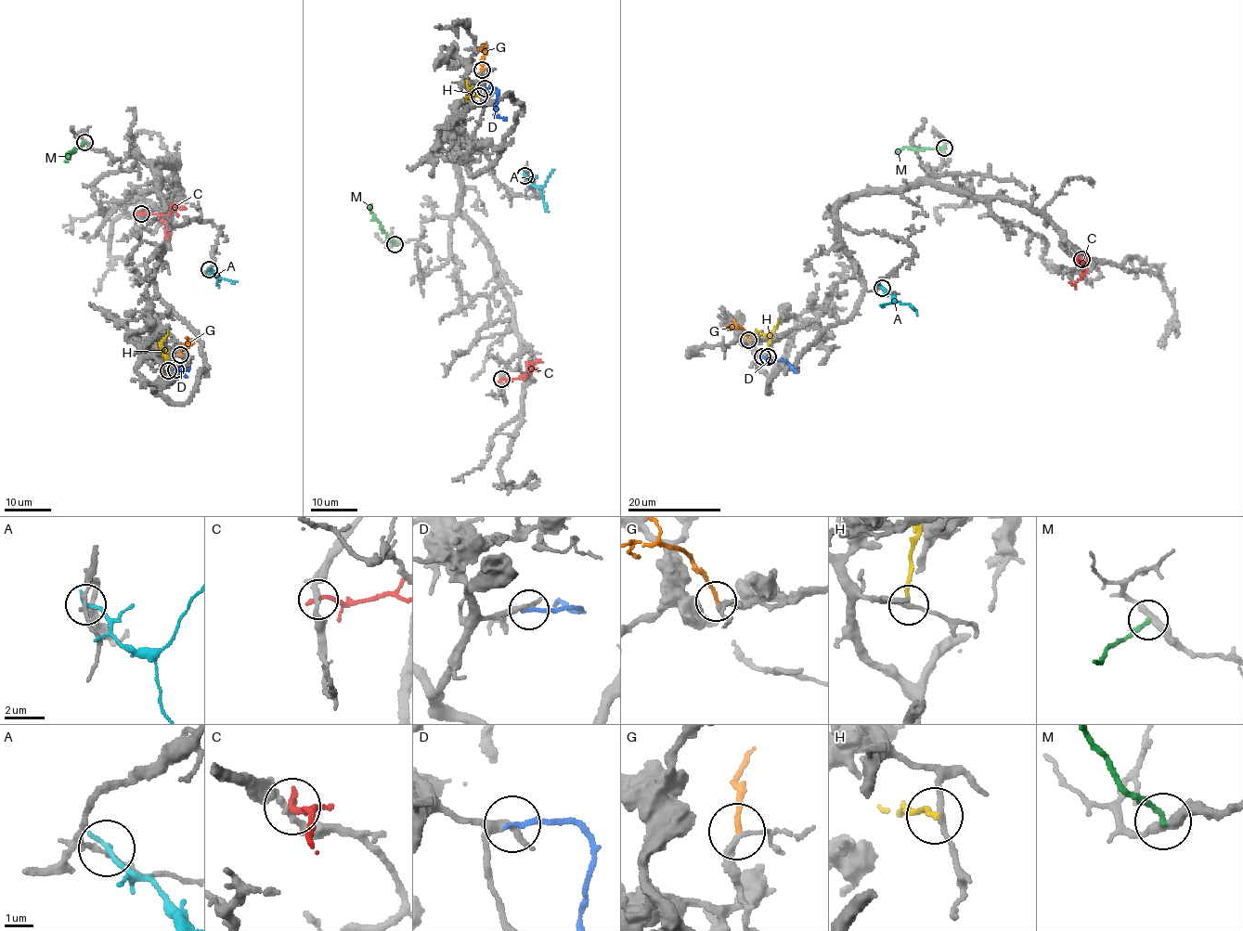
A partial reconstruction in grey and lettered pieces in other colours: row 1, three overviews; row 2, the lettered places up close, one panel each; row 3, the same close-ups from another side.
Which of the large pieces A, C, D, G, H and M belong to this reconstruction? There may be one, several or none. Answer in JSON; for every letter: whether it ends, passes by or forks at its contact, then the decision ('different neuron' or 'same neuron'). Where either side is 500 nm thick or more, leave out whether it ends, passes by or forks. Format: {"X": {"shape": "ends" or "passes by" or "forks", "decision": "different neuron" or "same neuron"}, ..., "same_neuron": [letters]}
{"A": {"shape": "ends", "decision": "different neuron"}, "C": {"shape": "ends", "decision": "different neuron"}, "D": {"shape": "ends", "decision": "different neuron"}, "G": {"shape": "ends", "decision": "different neuron"}, "H": {"shape": "ends", "decision": "different neuron"}, "M": {"shape": "ends", "decision": "different neuron"}, "same_neuron": []}

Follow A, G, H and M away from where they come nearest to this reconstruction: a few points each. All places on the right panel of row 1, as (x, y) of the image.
A: (882, 287), (897, 301), (912, 306), (917, 315)
G: (747, 340), (738, 327), (730, 326), (731, 329)
H: (768, 356), (770, 337), (777, 317)
M: (944, 148), (896, 148)

